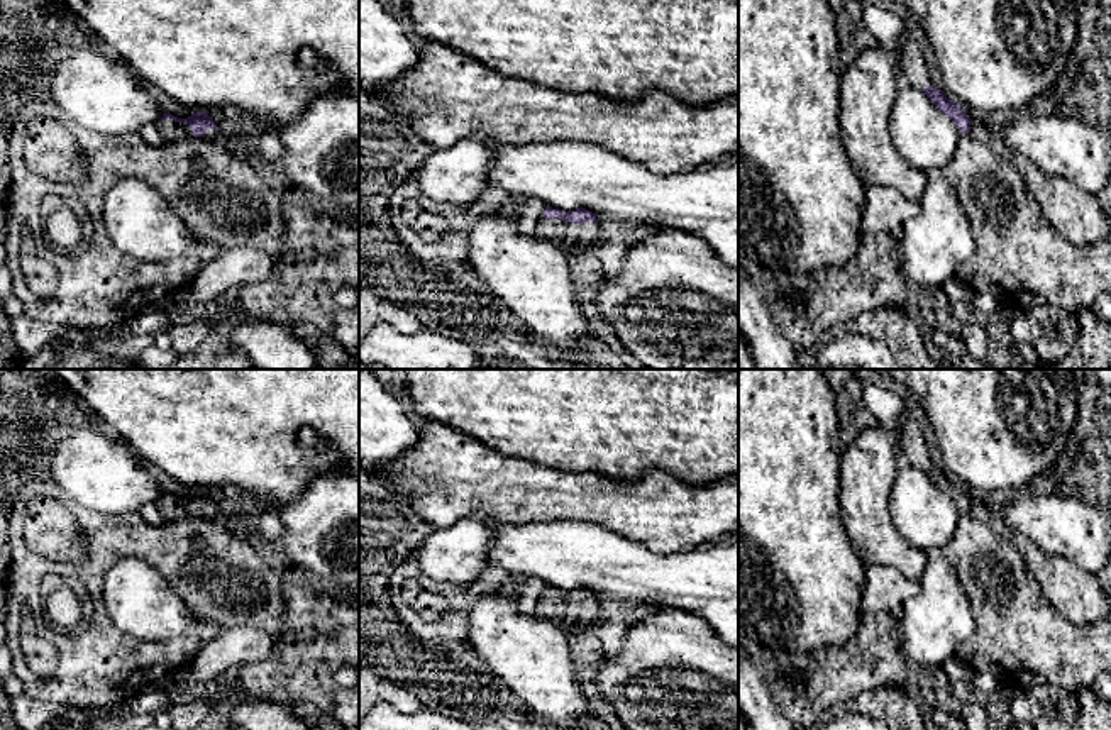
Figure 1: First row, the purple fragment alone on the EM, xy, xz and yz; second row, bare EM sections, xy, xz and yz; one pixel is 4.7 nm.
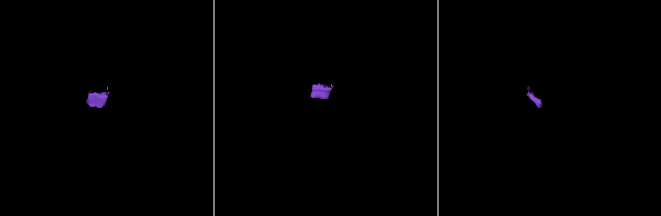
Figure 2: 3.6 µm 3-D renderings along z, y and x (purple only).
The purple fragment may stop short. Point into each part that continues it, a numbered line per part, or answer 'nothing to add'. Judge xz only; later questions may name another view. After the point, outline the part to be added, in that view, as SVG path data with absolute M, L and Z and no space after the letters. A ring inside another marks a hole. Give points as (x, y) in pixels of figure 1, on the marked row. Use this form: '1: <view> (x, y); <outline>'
1: xz (566, 236); M542 217L537 225L537 234L554 242L566 254L572 254L581 246L596 246L598 227L598 222L571 224Z

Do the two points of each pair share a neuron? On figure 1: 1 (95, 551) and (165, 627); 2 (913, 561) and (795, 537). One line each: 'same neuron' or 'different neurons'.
1: different neurons
2: different neurons

